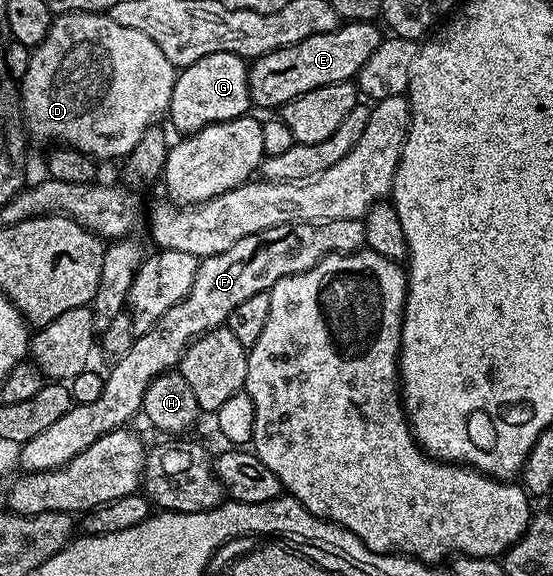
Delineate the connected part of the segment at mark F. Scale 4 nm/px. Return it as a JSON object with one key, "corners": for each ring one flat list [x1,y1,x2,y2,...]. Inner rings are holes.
{"corners":[[359,218,330,220,319,224,295,221,274,228,266,228,254,236,246,236,246,240,238,240,238,244,234,244,234,248,226,248,226,252,222,252,218,256,203,259,194,276,194,284,190,288,188,297,178,304,174,304,174,308,170,308,170,312,166,312,166,316,162,316,158,320,158,324,154,324,154,328,139,335,136,343,130,348,130,352,126,352,126,356,111,363,110,369,112,371,107,371,102,396,98,396,98,400,90,400,90,404,73,405,72,409,66,412,66,416,62,416,62,420,50,424,50,428,46,428,46,432,38,432,38,436,34,436,34,440,25,442,19,447,21,466,19,469,30,474,43,470,56,470,59,466,65,466,67,462,74,460,74,456,86,452,86,448,90,448,90,444,94,444,94,440,98,440,111,430,127,427,128,421,135,414,141,413,146,388,150,383,160,374,175,371,180,365,182,356,188,351,189,344,196,341,197,338,201,338,202,335,209,334,211,330,221,329,227,323,230,312,234,312,234,308,238,308,238,304,242,304,242,300,263,290,271,290,274,283,286,276,294,276,314,268,314,264,321,262,327,254,353,254,356,250,363,249,365,249,364,224]]}

